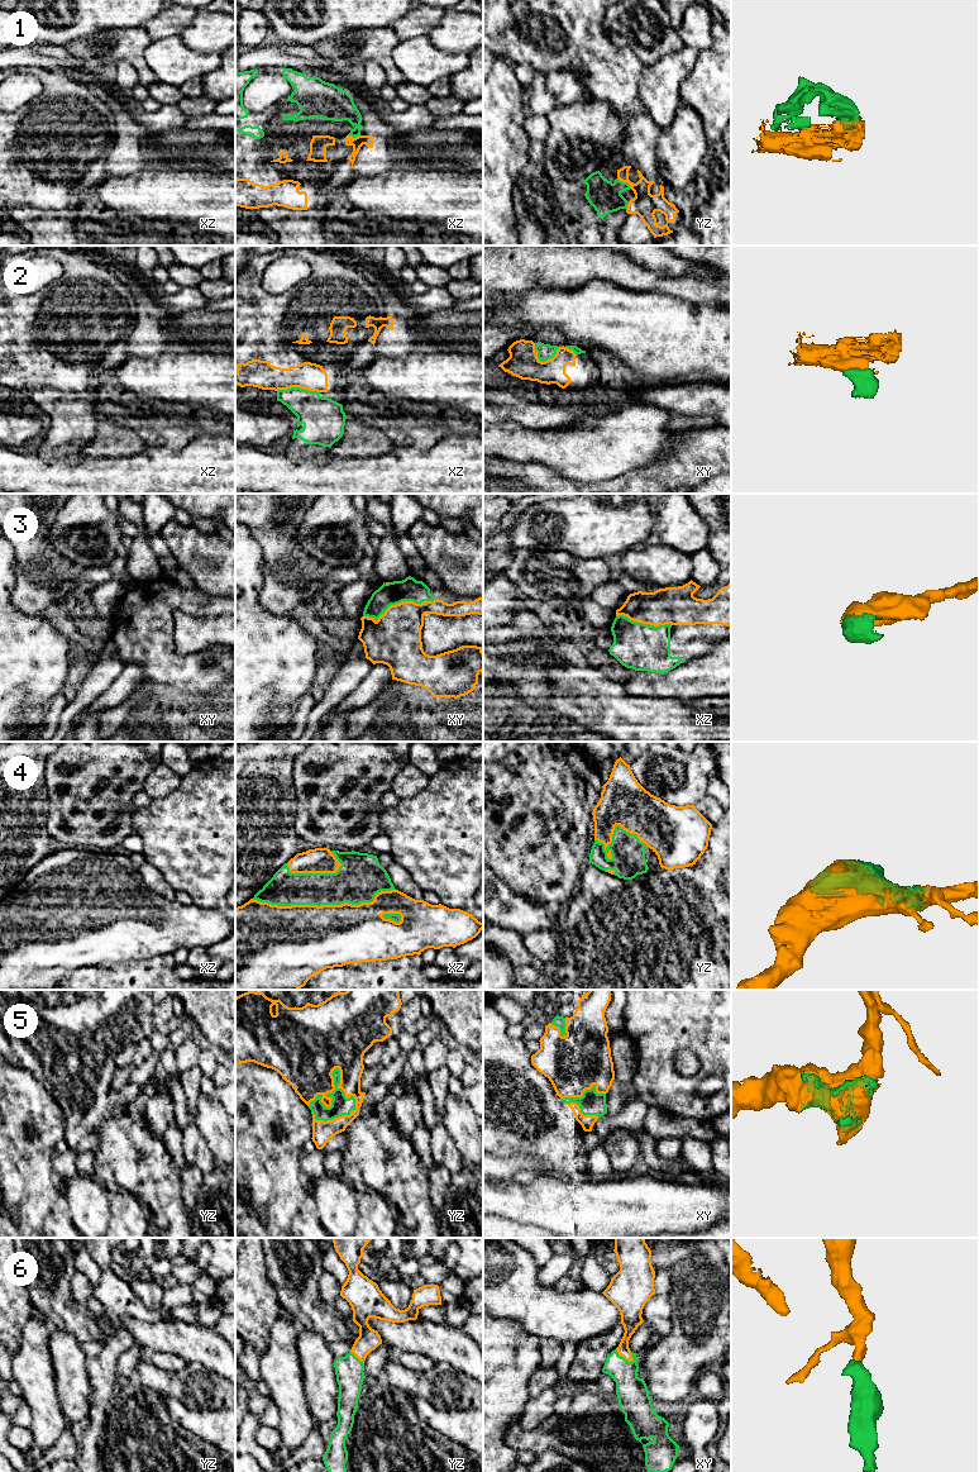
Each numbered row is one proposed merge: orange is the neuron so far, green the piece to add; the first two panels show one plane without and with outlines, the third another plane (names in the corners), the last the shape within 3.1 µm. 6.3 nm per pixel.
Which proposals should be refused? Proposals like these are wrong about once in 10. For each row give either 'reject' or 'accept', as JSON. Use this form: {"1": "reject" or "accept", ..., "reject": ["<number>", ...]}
{"1": "accept", "2": "accept", "3": "accept", "4": "accept", "5": "accept", "6": "accept", "reject": []}

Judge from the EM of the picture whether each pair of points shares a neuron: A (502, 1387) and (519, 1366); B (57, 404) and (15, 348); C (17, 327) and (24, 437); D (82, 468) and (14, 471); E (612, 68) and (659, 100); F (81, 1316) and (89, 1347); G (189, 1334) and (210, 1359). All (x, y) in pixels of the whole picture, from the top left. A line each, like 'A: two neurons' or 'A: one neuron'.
A: one neuron
B: one neuron
C: two neurons
D: one neuron
E: two neurons
F: two neurons
G: one neuron

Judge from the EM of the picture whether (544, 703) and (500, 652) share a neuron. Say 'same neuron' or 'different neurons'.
same neuron

